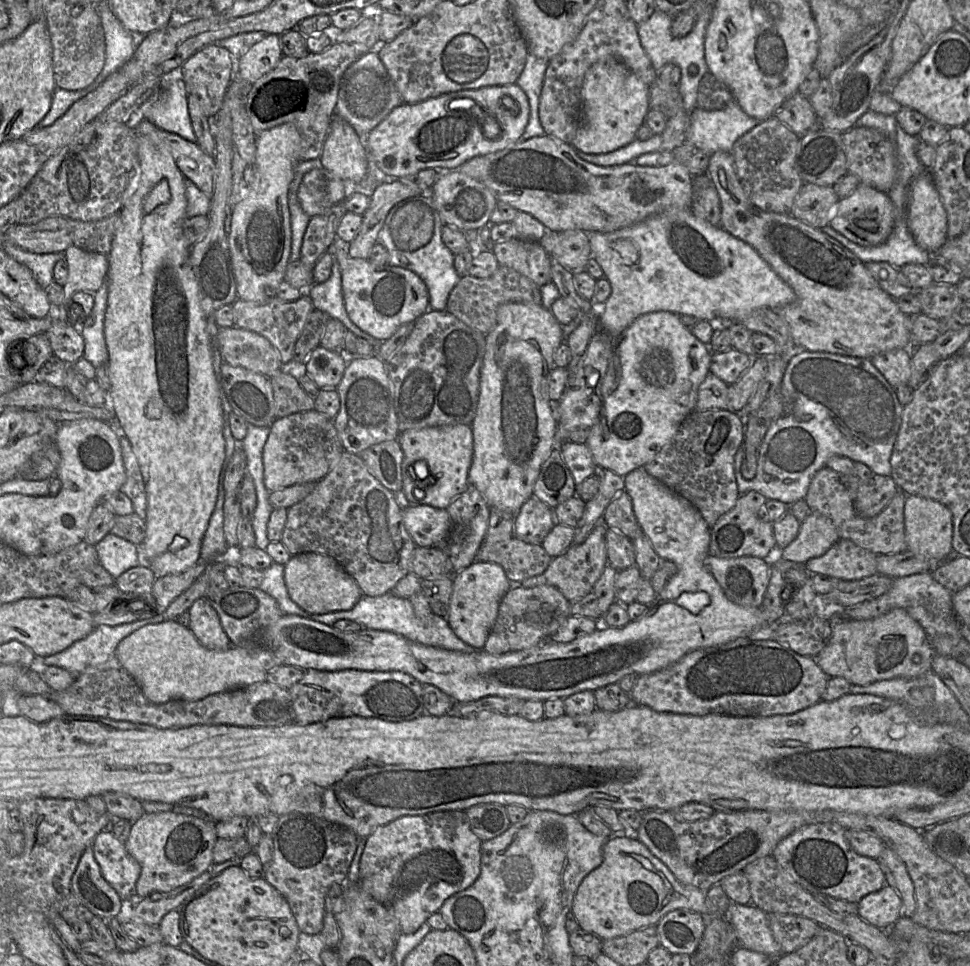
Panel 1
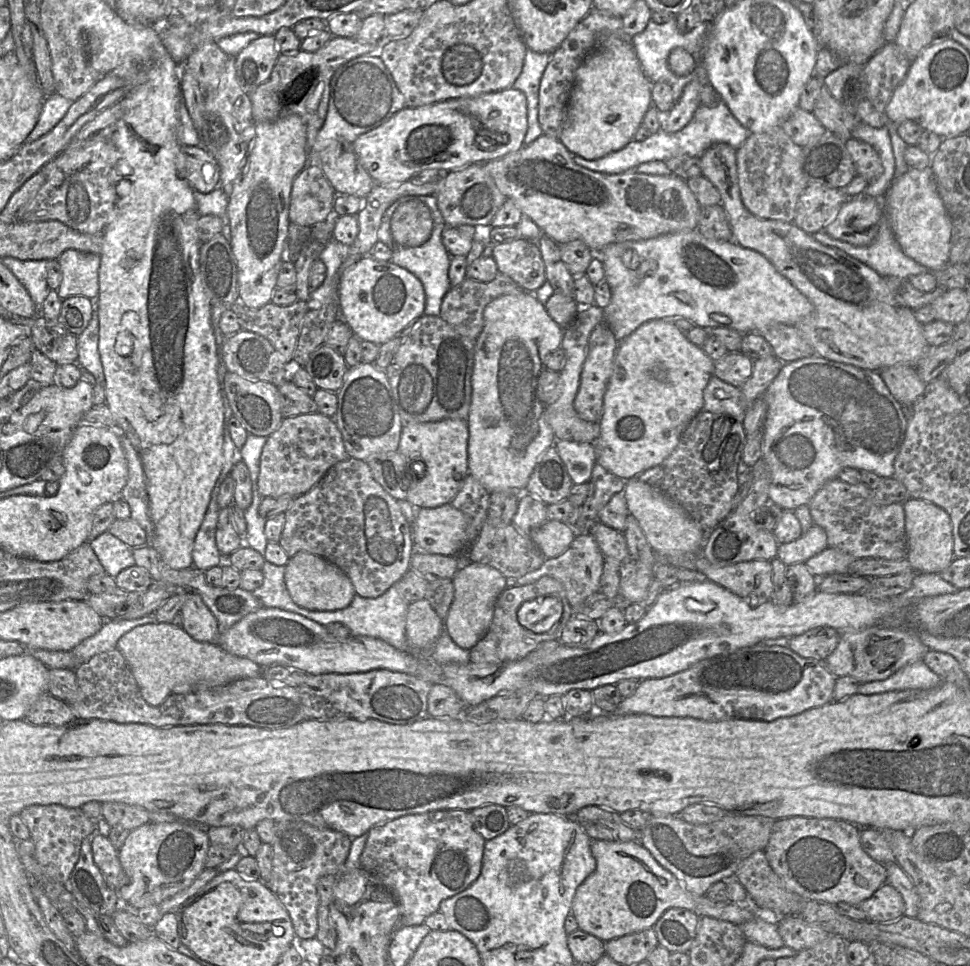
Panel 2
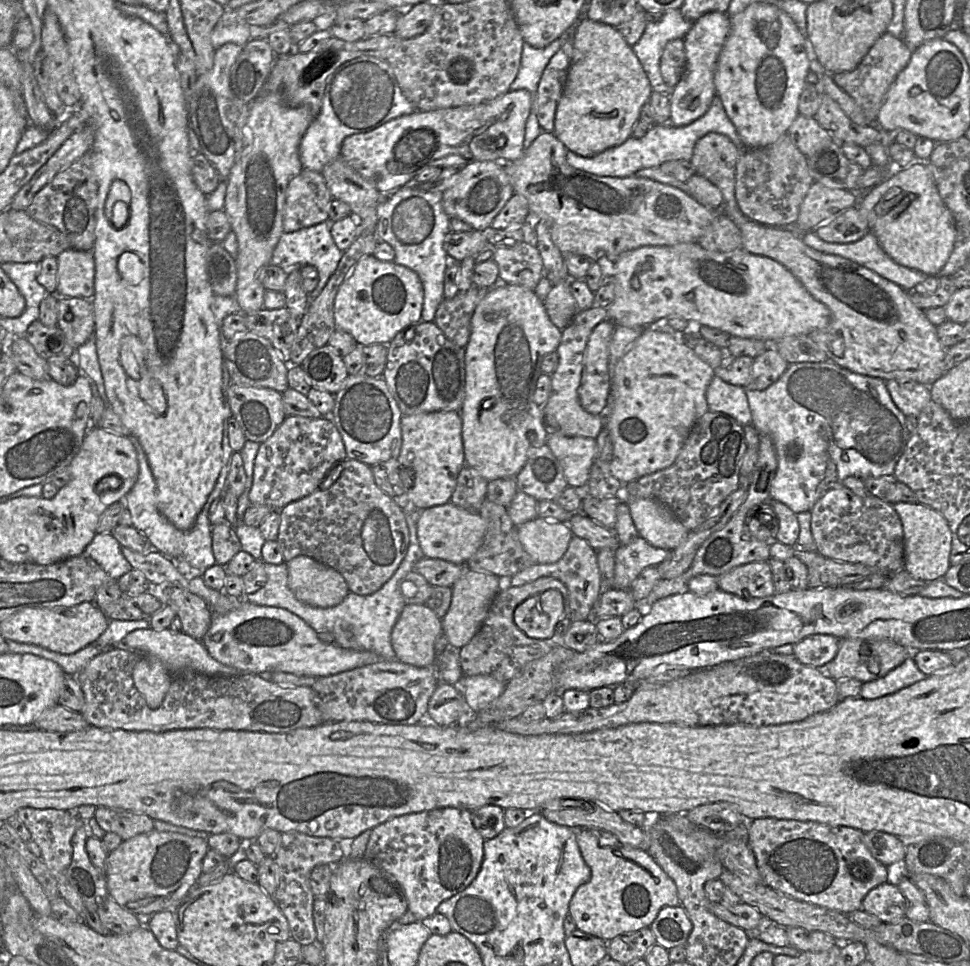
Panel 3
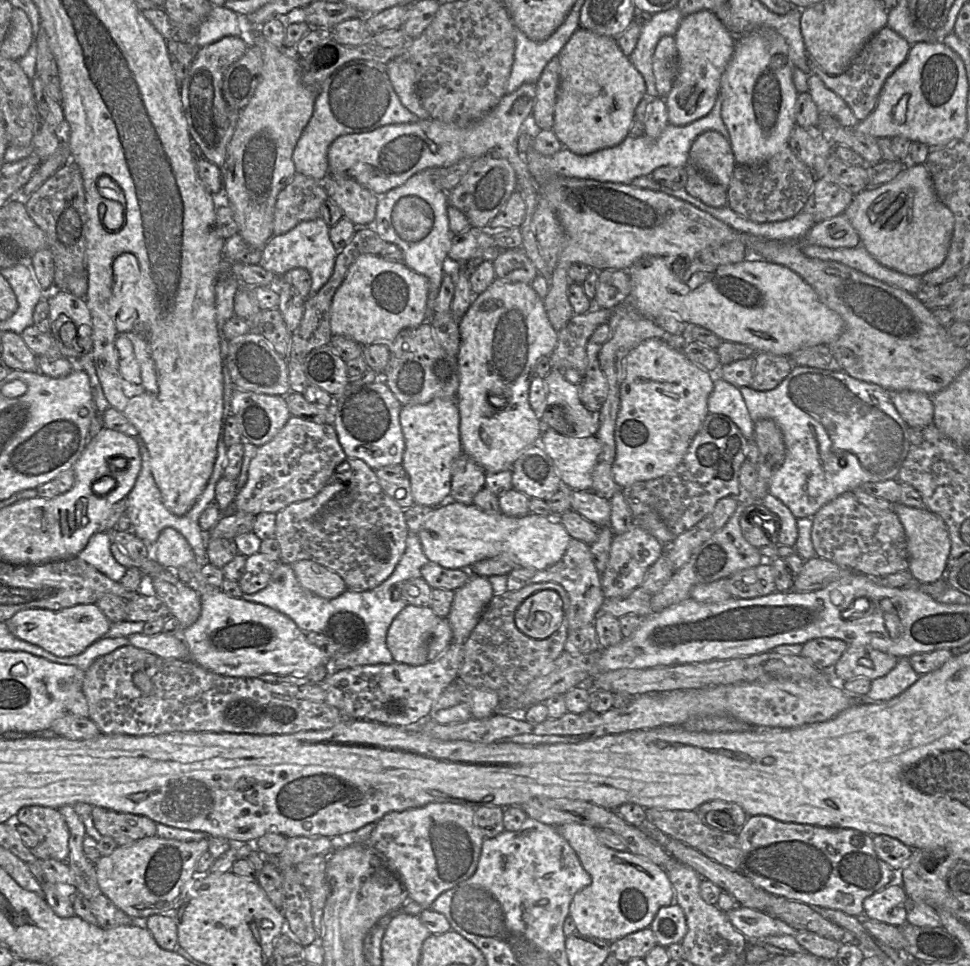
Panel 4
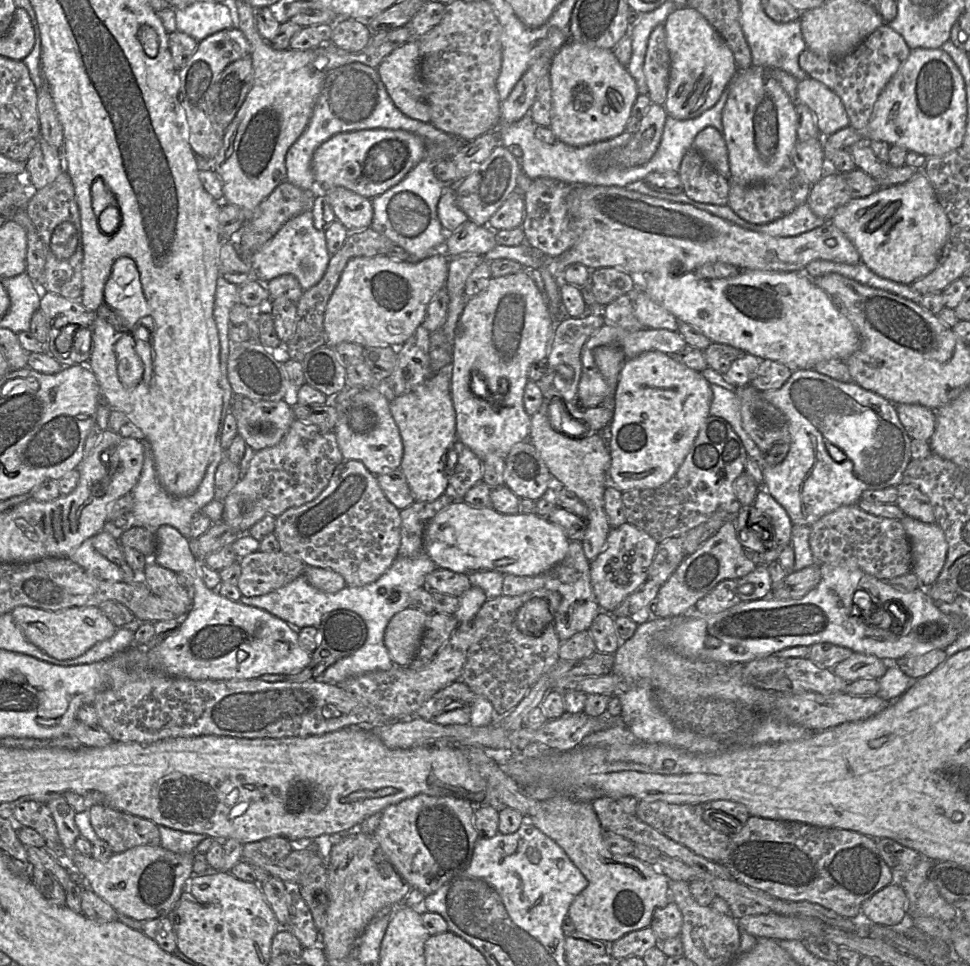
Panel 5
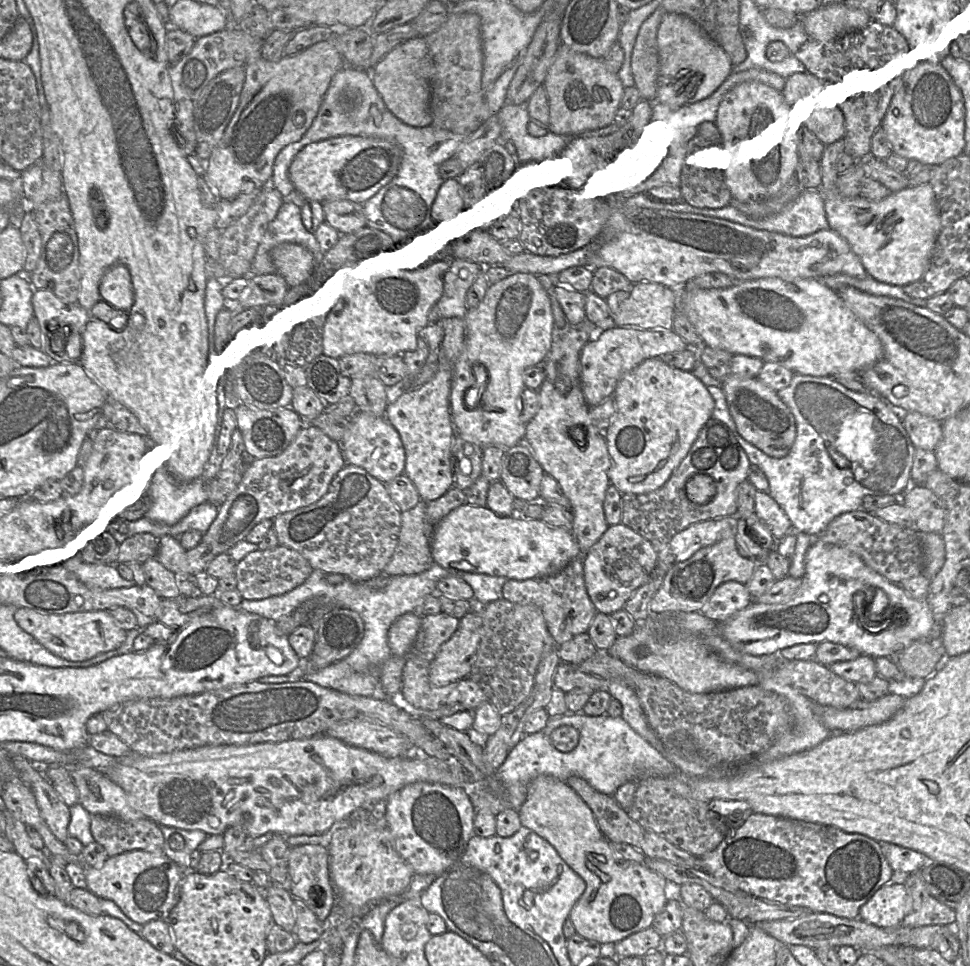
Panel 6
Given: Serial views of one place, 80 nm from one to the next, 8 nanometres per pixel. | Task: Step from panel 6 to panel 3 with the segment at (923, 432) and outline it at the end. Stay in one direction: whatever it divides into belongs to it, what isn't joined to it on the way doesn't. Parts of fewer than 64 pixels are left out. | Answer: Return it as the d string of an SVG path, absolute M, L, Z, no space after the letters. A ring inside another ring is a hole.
M914 381L885 382L893 402L906 417L917 417L931 401L930 386Z

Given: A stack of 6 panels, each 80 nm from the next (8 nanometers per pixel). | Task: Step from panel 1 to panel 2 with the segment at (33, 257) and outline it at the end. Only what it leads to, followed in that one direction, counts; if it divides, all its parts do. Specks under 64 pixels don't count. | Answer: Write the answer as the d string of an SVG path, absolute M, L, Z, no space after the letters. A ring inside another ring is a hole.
M13 257L1 259L28 291L38 314L50 288L47 284L47 263L49 260L20 260Z

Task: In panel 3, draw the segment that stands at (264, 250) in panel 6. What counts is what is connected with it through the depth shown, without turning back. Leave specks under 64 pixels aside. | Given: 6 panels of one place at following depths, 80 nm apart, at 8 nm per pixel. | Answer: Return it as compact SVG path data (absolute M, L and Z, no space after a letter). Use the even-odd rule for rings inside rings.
M327 221L295 232L283 233L273 250L270 264L281 267L288 274L292 268L301 268L304 265L314 266L318 271L319 282L308 294L308 303L310 303L320 295L335 272L342 255L343 251L336 246L332 238L331 223Z

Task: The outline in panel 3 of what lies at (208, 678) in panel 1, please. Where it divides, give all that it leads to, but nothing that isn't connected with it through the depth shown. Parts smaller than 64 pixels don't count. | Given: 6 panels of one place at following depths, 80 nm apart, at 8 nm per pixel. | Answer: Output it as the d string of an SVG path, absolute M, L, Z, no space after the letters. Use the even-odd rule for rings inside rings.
M150 627L136 629L124 637L122 646L142 654L142 657L133 667L132 678L135 687L152 709L156 709L162 704L176 675L184 672L195 672L215 677L241 673L215 660L201 641L194 639L183 631L173 632L169 628L156 631Z

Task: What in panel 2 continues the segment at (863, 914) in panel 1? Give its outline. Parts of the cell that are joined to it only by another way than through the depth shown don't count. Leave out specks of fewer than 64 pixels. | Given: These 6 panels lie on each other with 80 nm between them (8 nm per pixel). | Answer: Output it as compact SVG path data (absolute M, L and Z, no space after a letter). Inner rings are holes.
M884 883L858 907L867 914L869 921L876 923L893 922L905 913L902 895L888 883Z

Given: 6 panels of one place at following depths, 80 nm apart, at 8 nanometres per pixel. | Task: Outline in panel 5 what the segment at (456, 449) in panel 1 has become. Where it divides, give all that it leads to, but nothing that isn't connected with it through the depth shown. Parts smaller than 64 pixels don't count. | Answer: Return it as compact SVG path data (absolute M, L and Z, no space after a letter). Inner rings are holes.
M453 364L442 367L431 379L390 402L391 414L403 442L400 469L417 502L430 502L449 492L447 454L457 441L456 413L451 396Z

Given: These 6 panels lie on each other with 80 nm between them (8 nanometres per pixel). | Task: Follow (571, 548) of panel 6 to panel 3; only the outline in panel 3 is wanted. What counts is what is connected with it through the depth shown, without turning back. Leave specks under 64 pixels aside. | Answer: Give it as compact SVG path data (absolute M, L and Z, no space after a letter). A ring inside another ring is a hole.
M451 502L421 510L416 521L417 538L424 557L458 565L465 565L476 553L483 543L486 530L486 522L479 513L465 510ZM537 517L517 527L519 540L535 564L552 564L562 558L573 538L566 522Z

